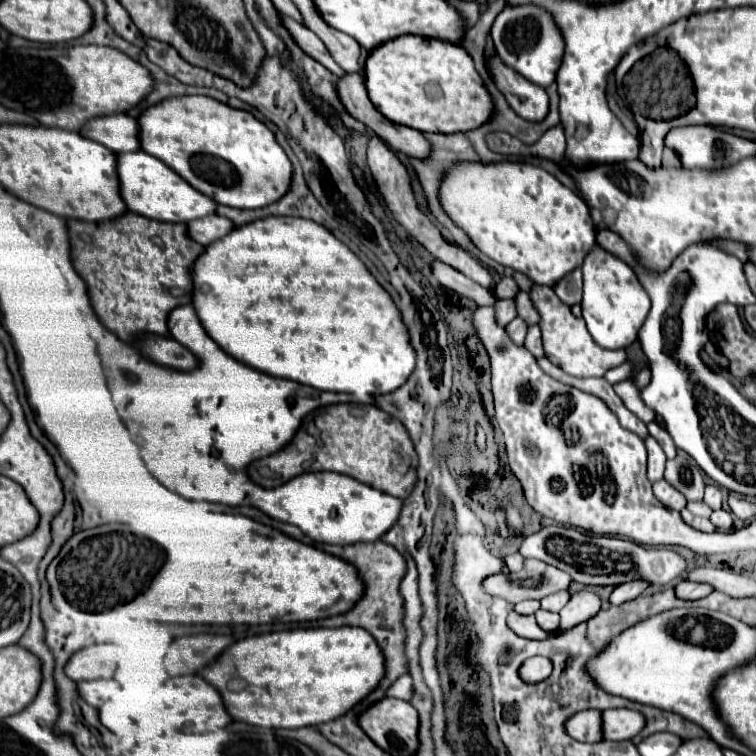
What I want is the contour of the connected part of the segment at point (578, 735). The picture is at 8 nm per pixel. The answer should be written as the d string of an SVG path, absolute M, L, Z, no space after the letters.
M582 710L570 716L564 724L566 734L572 736L578 742L598 742L602 740L600 724L602 724L602 712L600 710Z

